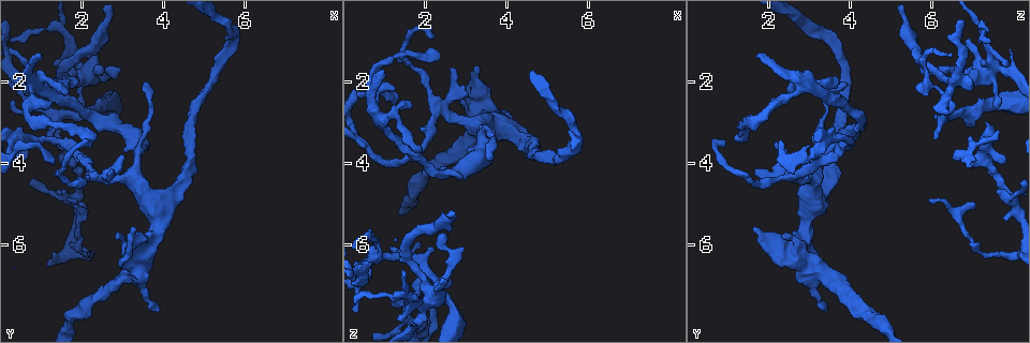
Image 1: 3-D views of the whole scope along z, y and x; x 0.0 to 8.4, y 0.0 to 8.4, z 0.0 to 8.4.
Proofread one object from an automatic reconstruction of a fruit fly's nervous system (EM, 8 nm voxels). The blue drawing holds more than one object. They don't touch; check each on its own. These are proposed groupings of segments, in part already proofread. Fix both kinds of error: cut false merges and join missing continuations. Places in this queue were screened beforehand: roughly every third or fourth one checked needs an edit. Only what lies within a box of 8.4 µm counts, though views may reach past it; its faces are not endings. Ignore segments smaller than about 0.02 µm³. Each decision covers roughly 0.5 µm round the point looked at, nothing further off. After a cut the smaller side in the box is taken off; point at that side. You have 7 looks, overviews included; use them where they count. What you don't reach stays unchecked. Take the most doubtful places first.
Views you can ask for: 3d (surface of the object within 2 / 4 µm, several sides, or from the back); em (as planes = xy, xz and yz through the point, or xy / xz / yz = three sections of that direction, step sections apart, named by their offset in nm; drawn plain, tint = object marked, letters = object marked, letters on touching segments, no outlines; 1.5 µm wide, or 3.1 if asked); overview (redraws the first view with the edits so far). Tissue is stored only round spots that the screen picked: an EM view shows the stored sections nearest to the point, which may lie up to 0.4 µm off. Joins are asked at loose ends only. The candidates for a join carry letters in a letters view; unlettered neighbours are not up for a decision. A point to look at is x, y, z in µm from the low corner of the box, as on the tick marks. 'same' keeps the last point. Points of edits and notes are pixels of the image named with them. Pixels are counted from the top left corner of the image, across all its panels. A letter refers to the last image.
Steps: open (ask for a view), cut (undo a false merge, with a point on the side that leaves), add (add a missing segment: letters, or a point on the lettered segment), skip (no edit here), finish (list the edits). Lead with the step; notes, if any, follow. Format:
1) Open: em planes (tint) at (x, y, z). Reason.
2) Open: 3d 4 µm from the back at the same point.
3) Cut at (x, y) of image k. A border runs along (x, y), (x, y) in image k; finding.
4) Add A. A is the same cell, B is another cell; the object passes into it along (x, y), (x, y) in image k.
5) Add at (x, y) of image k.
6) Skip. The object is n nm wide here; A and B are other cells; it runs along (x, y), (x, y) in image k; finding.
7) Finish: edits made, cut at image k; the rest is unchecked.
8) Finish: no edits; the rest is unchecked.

Open: 3d 4 µm from the back at (3.85, 7.65, 3.45). Thin end.

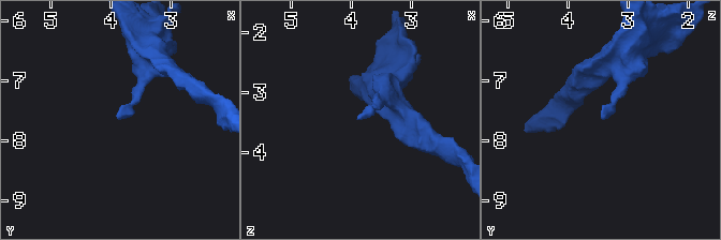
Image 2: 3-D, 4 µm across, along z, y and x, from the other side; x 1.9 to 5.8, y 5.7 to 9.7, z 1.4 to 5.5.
Open: em planes (letters) at (3.90, 7.55, 3.45).

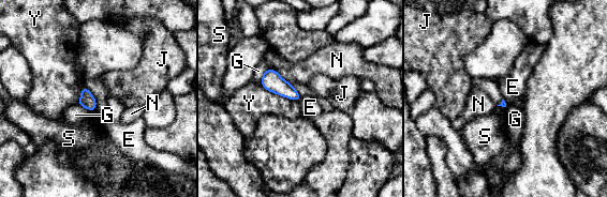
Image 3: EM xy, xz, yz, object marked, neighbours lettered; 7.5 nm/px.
Skip. The longest contact is with Y, 320 nm; E, G, J, N, S and Y are other cells; none of them fits.

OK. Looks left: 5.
Open: em planes (letters) at (2.70, 3.10, 6.90). An open end.

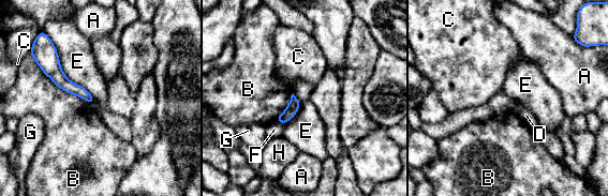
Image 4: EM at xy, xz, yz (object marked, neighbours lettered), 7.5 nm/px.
Skip. The longest contact is with E, 550 nm; A, B, C, D, E, F, G and H are other cells; no lettered segment goes on from it.

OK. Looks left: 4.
Open: 3d 2 µm at (1.55, 0.75, 7.20). Abrupt turn.

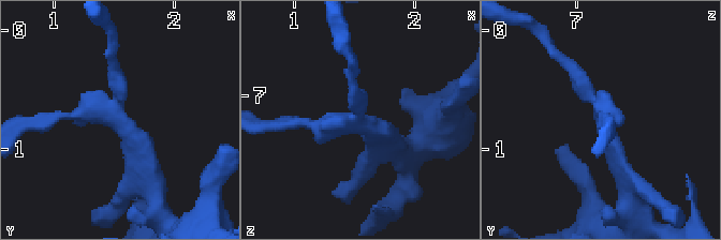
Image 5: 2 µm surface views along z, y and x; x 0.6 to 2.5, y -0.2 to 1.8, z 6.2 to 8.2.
Open: em planes (letters) at (1.54, 0.76, 7.22). Now the EM.

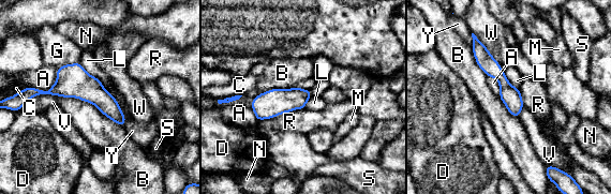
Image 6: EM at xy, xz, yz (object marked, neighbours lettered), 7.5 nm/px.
Skip. A, B, C, D, G, L, M, N, R, S, V, W and Y are other cells; a border runs along (55, 95), (90, 102), (123, 128) in image 6; one cell here.

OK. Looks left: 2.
Finish: no edits; the rest is unchecked.

